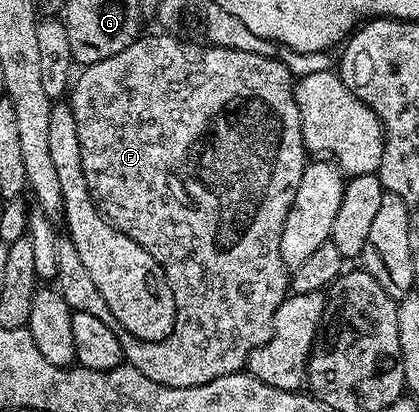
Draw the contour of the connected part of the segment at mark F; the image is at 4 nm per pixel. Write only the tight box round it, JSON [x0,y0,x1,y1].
[68,34,308,388]

